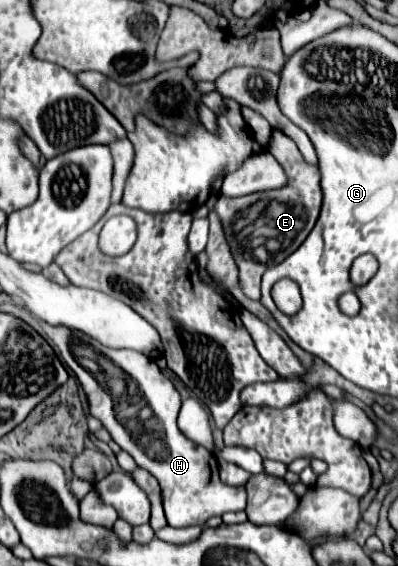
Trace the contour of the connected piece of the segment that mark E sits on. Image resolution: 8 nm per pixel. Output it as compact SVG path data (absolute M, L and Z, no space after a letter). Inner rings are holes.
M273 131L267 149L287 169L287 175L291 177L291 185L275 189L275 191L259 193L259 203L257 203L255 195L239 197L239 199L217 195L217 205L215 205L215 211L223 223L223 229L225 229L225 237L229 241L231 251L233 251L235 263L239 267L239 279L241 279L243 293L251 299L261 297L259 283L261 283L261 275L267 269L267 263L271 261L271 257L277 255L277 263L281 263L285 257L289 257L305 241L305 237L313 229L313 225L319 217L319 209L321 209L319 169L315 165L309 165L303 161L293 139L289 139L281 131ZM249 207L251 209L255 207L257 213L253 213L253 215L257 215L255 217L257 223L253 223L253 229L243 229L245 223L251 221L247 217Z

